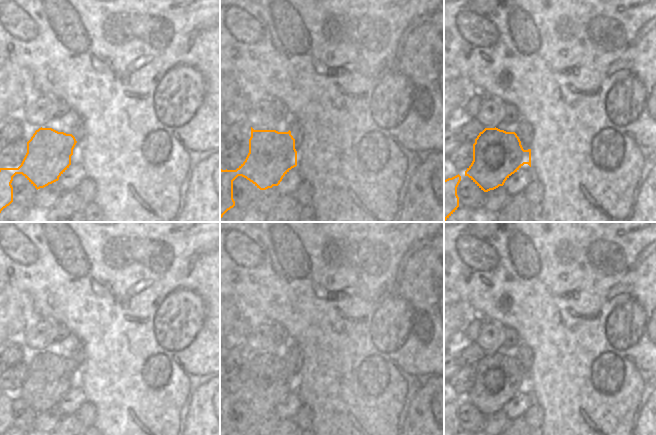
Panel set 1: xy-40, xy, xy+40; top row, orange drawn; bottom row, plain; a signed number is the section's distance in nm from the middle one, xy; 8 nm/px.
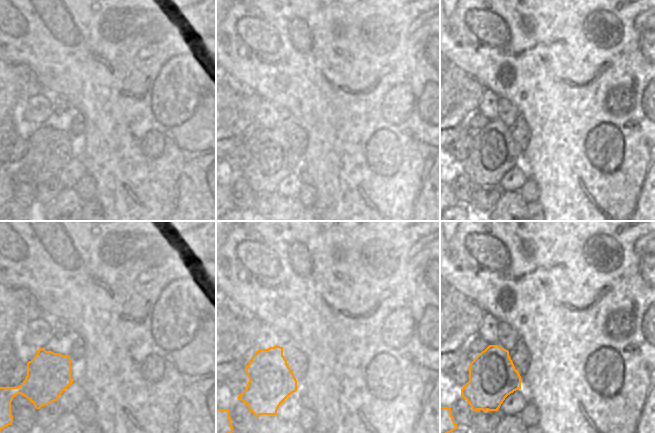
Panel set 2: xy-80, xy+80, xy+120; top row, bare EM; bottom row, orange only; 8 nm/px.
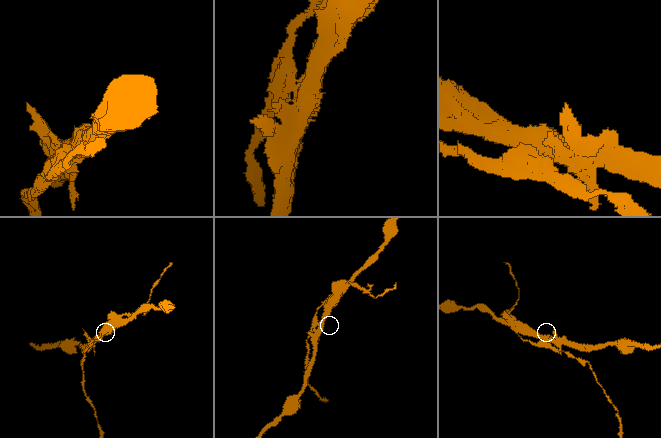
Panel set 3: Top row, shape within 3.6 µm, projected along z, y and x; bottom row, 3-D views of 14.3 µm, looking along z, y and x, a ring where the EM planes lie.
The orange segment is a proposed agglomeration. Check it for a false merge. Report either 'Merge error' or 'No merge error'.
Merge error.

